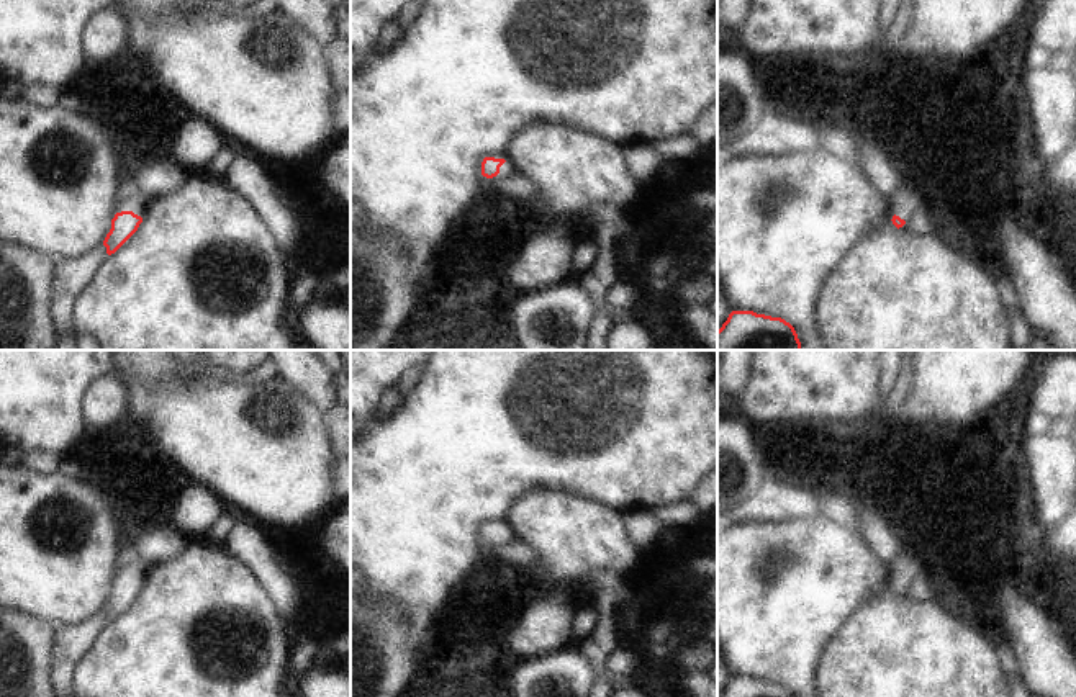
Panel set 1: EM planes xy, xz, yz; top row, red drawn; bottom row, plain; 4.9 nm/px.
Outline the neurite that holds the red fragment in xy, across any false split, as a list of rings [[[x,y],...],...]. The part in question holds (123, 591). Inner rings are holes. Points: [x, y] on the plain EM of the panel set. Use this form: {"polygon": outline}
{"polygon": [[[129,563],[131,576],[116,579],[111,586],[111,596],[106,600],[103,612],[106,620],[115,620],[139,594],[146,573],[149,569],[147,563]]]}

